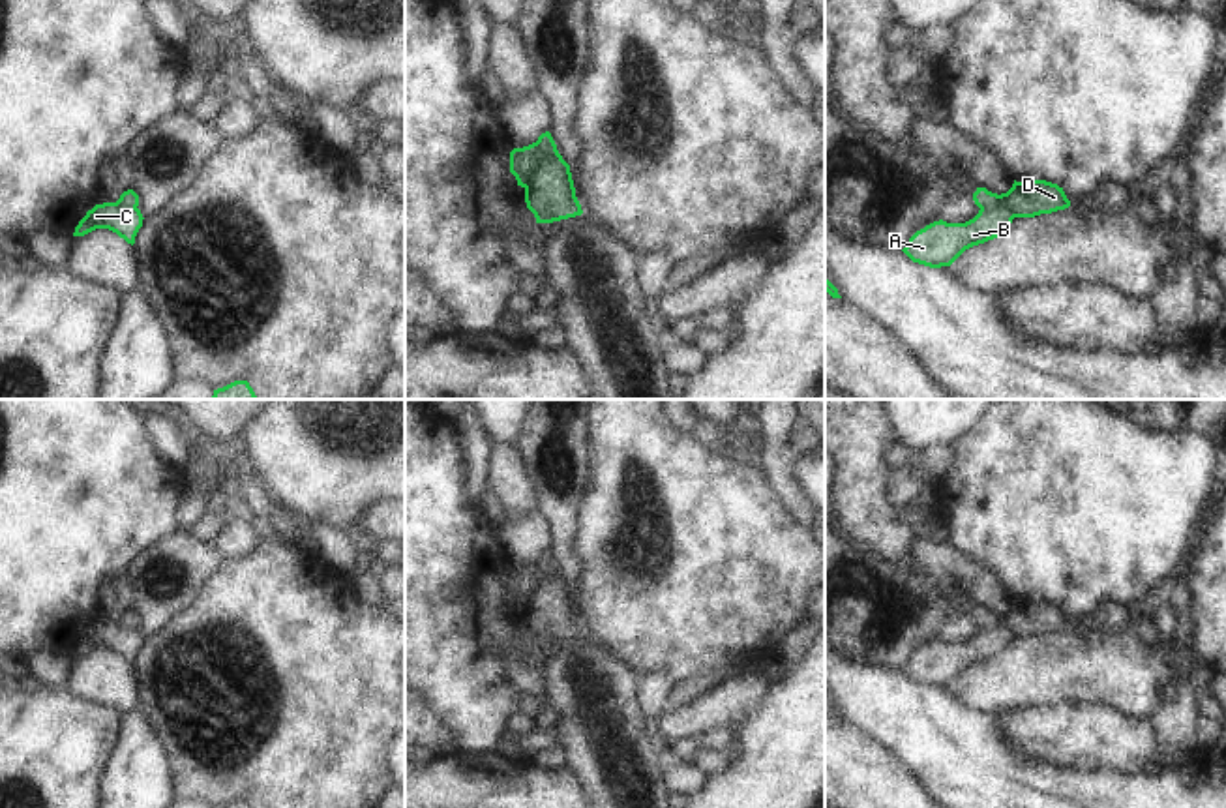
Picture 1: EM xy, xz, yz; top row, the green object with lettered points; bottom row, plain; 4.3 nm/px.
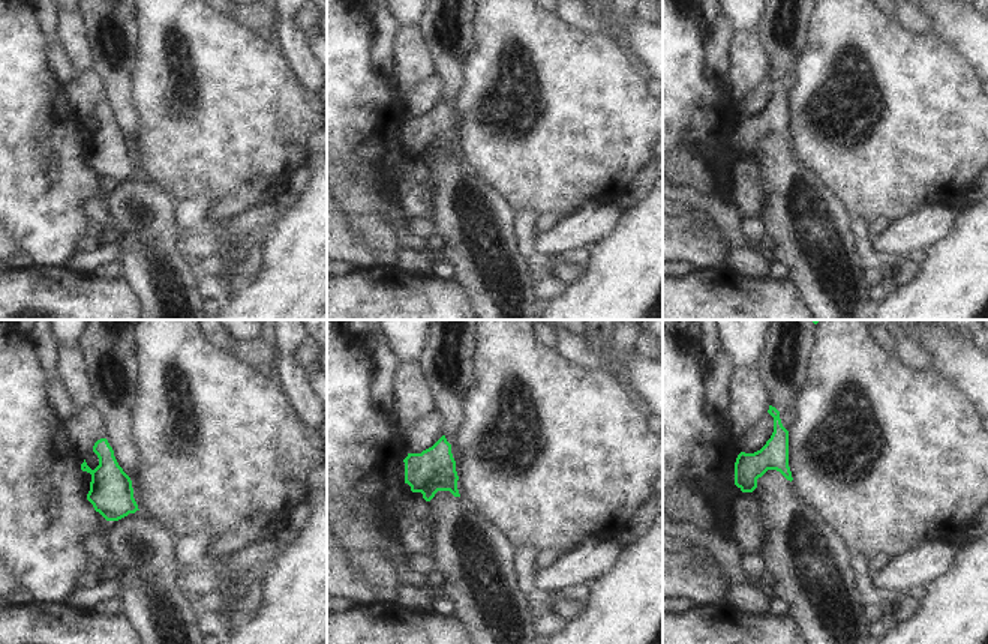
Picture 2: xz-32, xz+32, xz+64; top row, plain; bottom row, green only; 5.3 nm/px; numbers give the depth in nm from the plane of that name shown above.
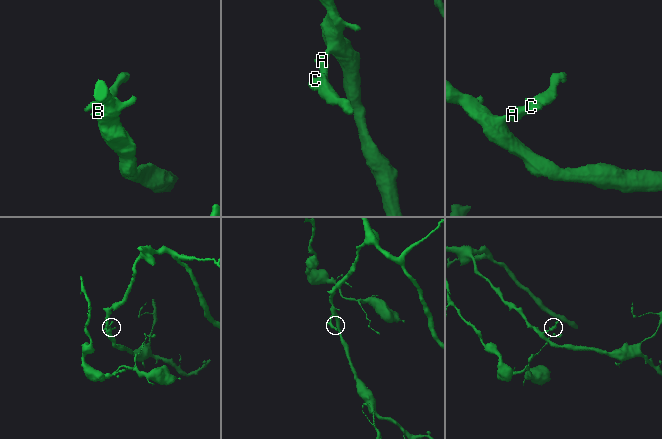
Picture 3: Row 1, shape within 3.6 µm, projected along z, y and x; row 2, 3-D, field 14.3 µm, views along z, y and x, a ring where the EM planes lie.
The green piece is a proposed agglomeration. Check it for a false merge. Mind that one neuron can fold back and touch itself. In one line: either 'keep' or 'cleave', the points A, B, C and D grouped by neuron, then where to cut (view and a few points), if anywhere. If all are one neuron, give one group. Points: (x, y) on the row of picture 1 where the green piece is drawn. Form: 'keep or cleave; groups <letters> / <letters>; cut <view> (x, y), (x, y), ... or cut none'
cleave; groups A B C / D; cut xz (555, 145), (523, 186)

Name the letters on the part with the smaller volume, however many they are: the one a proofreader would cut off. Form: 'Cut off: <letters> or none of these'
Cut off: D

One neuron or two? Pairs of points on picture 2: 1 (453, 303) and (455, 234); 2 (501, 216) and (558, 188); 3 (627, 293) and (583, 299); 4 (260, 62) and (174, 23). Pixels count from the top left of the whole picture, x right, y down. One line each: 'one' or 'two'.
1: two
2: two
3: one
4: one

